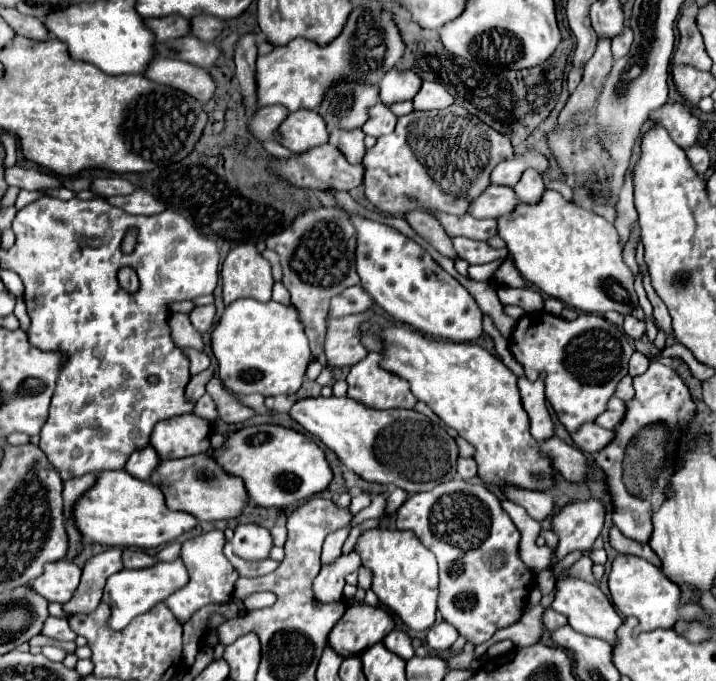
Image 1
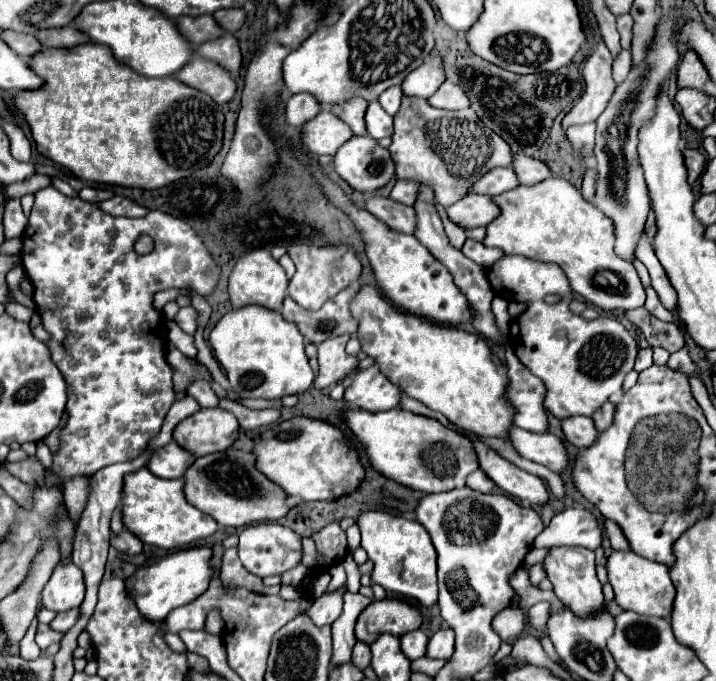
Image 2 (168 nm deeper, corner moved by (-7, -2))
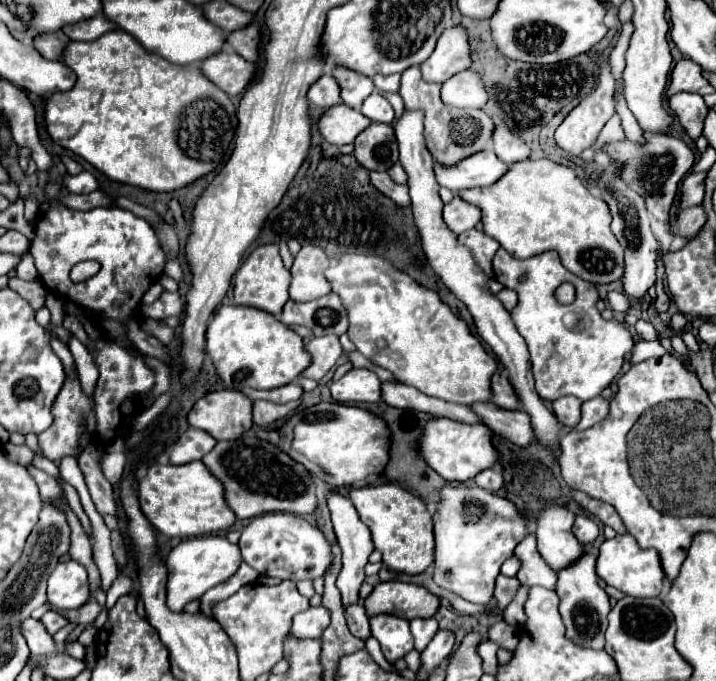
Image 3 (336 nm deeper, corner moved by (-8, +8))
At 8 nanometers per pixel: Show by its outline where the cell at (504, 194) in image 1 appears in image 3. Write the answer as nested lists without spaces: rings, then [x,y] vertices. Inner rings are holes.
[[[456,196],[452,202],[444,204],[442,218],[444,218],[446,226],[458,236],[458,234],[474,228],[476,222],[480,222],[480,210]]]

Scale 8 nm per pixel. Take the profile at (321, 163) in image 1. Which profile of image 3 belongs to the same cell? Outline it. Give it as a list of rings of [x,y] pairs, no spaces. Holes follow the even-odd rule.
[[[372,122],[354,142],[354,156],[368,170],[388,170],[398,162],[398,142],[392,124]]]

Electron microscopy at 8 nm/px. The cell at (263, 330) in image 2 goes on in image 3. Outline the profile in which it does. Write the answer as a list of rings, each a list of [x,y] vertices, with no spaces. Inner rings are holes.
[[[222,306],[206,330],[206,352],[216,366],[224,388],[256,388],[272,390],[290,384],[310,364],[302,338],[262,310],[246,310],[244,306]]]

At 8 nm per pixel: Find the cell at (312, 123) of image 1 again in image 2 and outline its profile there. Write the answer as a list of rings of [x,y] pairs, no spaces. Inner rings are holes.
[[[321,110],[301,128],[301,140],[313,156],[333,156],[333,152],[337,152],[337,148],[351,136],[353,132],[349,132],[349,128],[329,110]]]

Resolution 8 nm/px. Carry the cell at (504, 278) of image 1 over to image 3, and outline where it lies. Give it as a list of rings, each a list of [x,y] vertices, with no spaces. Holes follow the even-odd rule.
[[[500,248],[492,260],[492,268],[494,268],[494,276],[498,278],[498,282],[506,288],[514,288],[518,292],[518,306],[510,312],[516,330],[520,332],[520,336],[526,340],[528,352],[530,352],[530,362],[532,362],[532,374],[536,380],[536,390],[538,396],[542,396],[544,400],[554,402],[554,398],[560,396],[576,396],[580,400],[590,400],[596,398],[622,370],[624,366],[624,356],[632,350],[634,340],[632,334],[624,328],[624,324],[620,324],[618,320],[604,320],[598,310],[596,310],[596,302],[598,302],[598,290],[592,282],[586,282],[574,274],[570,274],[562,264],[560,258],[554,250],[542,252],[538,256],[526,258],[526,260],[518,260],[514,256],[510,256],[504,248]],[[526,274],[526,280],[520,282],[518,278]],[[562,282],[570,282],[576,288],[576,300],[568,306],[560,304],[554,296],[556,288]]]

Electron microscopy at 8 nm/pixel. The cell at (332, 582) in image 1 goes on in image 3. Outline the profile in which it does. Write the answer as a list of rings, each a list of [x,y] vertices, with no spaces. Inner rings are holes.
[[[310,608],[294,616],[290,636],[298,640],[322,638],[322,632],[328,628],[328,624],[330,624],[330,612],[326,608]]]

